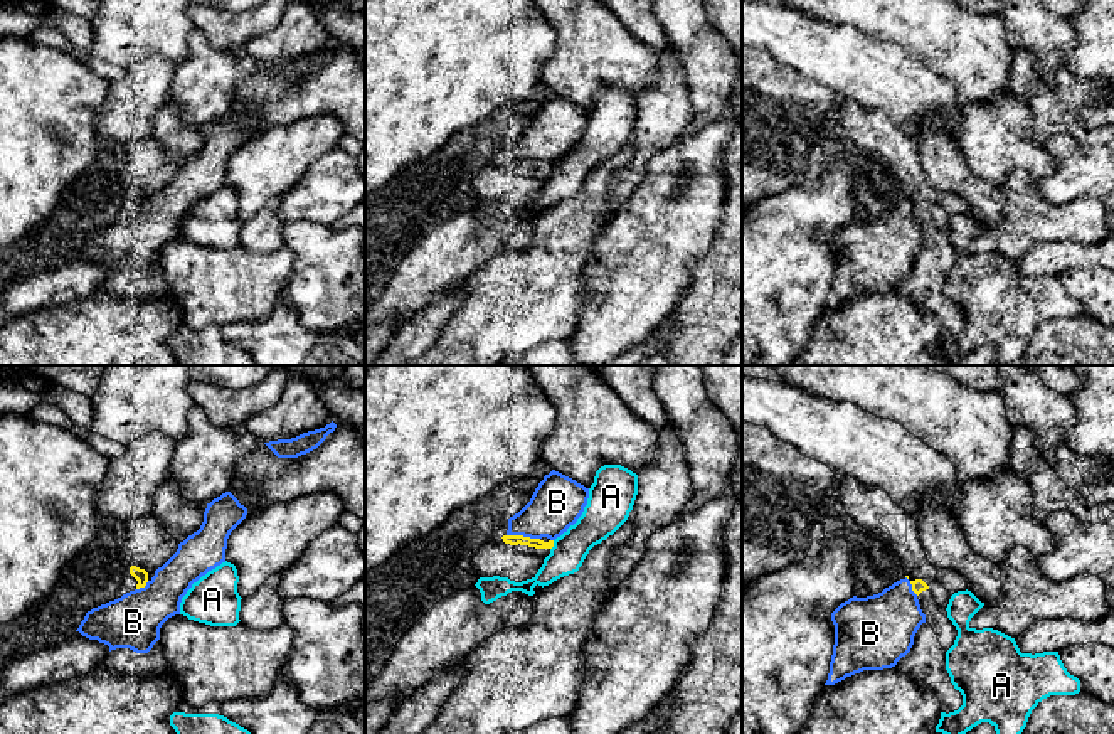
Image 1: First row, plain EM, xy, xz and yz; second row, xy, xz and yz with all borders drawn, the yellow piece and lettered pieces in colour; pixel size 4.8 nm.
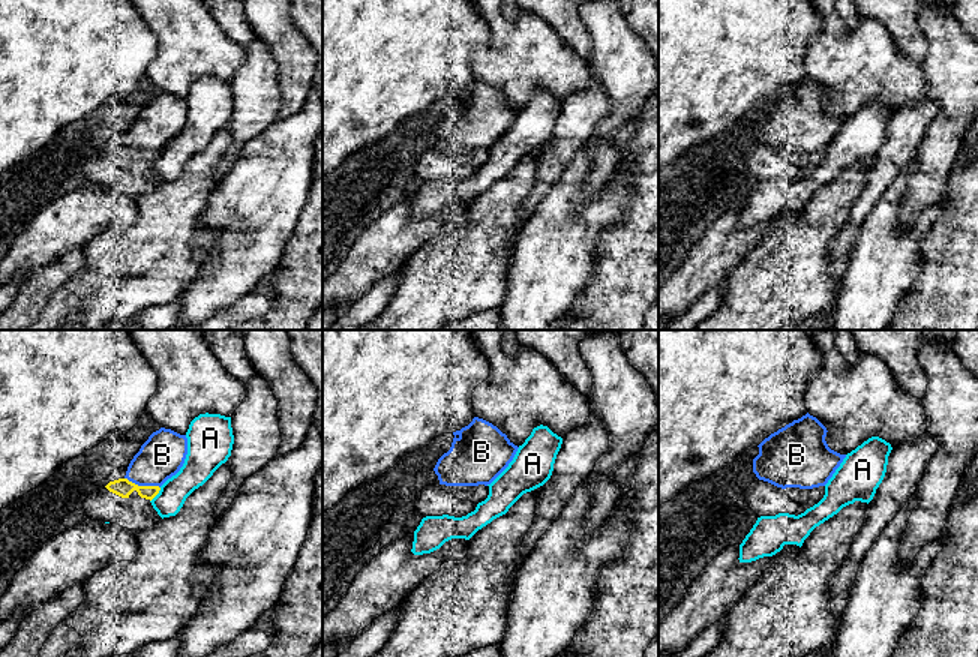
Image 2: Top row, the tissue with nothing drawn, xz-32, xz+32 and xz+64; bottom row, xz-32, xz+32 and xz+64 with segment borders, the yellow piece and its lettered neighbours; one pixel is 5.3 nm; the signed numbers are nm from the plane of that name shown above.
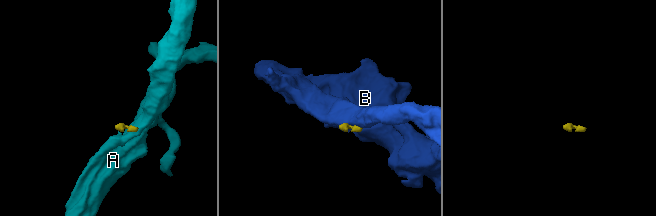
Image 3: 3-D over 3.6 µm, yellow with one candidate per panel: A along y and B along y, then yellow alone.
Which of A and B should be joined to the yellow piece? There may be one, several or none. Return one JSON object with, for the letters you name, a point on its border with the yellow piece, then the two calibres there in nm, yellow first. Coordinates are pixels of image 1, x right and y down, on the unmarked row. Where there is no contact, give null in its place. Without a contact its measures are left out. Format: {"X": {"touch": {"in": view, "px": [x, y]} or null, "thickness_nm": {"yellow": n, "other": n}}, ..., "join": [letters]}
{"join": []}

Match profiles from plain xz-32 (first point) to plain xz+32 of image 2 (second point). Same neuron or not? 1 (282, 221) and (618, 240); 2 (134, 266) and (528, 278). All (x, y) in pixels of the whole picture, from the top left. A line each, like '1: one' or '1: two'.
1: two
2: two

